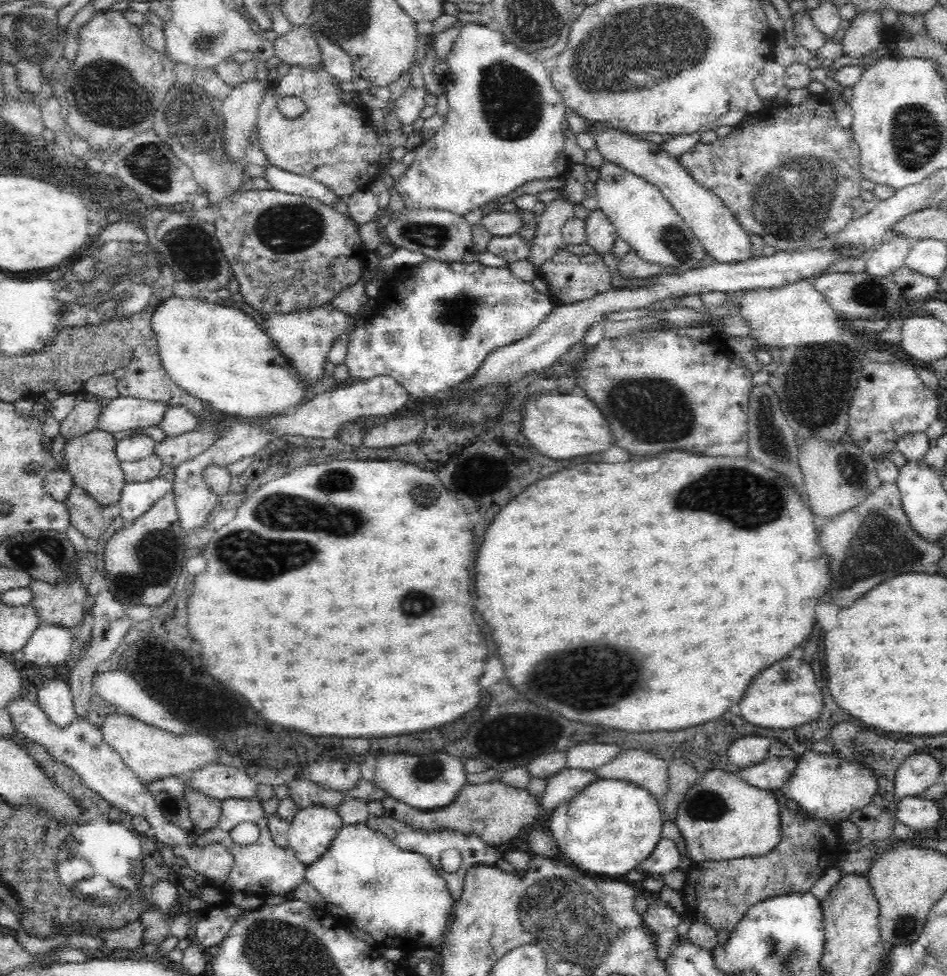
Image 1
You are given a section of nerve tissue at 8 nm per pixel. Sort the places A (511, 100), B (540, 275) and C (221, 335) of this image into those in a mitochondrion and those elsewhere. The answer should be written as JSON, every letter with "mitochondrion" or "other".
{"A":"mitochondrion","B":"other","C":"other"}

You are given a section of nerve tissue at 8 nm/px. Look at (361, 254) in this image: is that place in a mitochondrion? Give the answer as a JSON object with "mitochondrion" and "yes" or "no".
{"mitochondrion":"no"}

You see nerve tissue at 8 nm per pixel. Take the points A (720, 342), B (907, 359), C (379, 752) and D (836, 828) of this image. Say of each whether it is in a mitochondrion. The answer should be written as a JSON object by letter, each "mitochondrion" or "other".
{"A":"other","B":"other","C":"other","D":"other"}

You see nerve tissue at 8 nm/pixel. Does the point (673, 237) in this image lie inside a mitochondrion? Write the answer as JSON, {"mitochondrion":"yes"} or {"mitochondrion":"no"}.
{"mitochondrion":"yes"}

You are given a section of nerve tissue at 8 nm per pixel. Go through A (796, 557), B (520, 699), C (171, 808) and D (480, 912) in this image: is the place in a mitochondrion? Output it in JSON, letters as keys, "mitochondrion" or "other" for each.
{"A":"other","B":"other","C":"mitochondrion","D":"other"}

